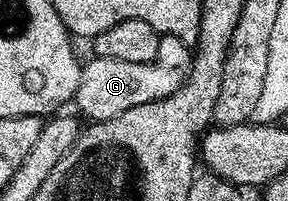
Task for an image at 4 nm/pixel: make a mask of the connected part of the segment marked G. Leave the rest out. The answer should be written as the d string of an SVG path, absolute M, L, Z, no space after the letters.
M162 35L159 42L159 54L151 62L143 64L141 62L115 62L115 58L103 58L98 56L90 59L90 64L86 63L81 70L81 81L77 87L75 105L86 116L86 121L100 122L110 120L123 110L131 110L133 106L143 106L144 103L155 102L175 94L182 84L189 79L189 68L193 65L193 52L190 45L184 44L180 36Z

